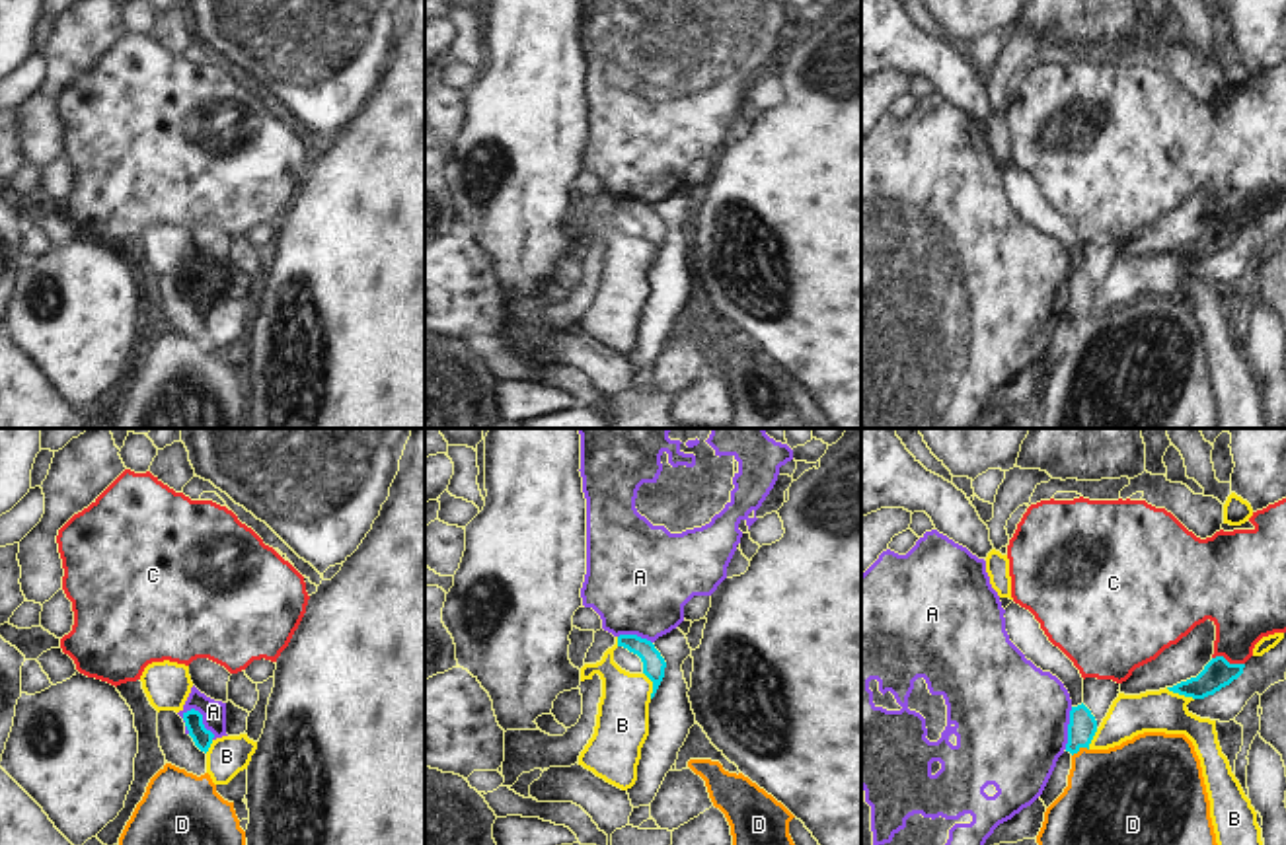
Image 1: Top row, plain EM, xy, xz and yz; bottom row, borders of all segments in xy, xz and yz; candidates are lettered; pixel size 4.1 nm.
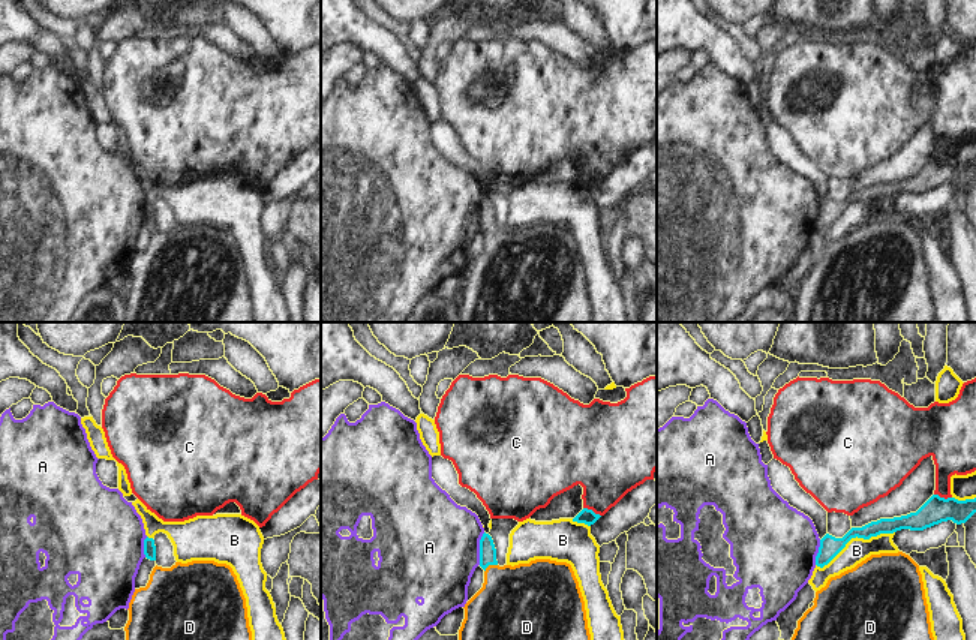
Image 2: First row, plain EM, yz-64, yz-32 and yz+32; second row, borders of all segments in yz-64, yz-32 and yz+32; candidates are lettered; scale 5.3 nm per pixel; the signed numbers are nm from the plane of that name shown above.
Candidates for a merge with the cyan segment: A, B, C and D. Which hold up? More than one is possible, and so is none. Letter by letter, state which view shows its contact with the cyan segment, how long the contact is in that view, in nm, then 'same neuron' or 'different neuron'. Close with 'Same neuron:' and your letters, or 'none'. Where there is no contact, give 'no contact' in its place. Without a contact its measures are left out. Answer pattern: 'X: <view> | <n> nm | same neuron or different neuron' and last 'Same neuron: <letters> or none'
A: xy | 170 nm | different neuron
B: yz | 130 nm | different neuron
C: yz | 140 nm | different neuron
D: yz | 80 nm | same neuron
Same neuron: D

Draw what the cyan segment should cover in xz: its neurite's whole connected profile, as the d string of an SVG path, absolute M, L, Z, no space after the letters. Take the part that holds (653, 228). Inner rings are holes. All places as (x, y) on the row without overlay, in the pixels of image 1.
M620 199L618 210L627 212L629 216L641 222L643 238L653 245L653 257L651 257L653 263L664 241L664 232L666 232L664 222L661 220L661 216L655 212L651 204L641 202L637 199Z

